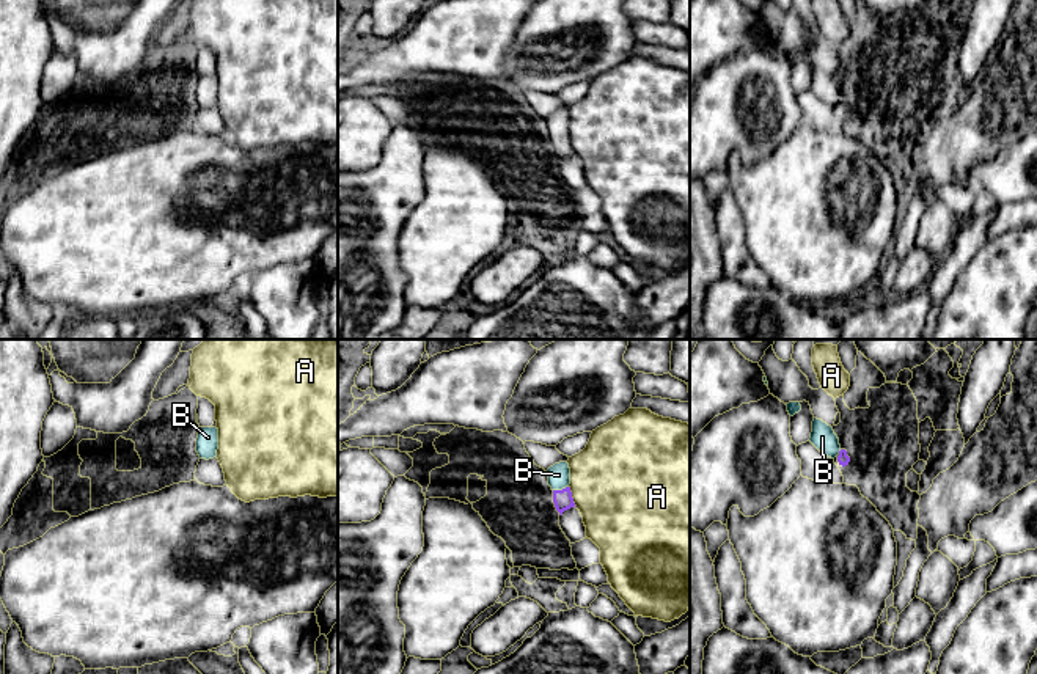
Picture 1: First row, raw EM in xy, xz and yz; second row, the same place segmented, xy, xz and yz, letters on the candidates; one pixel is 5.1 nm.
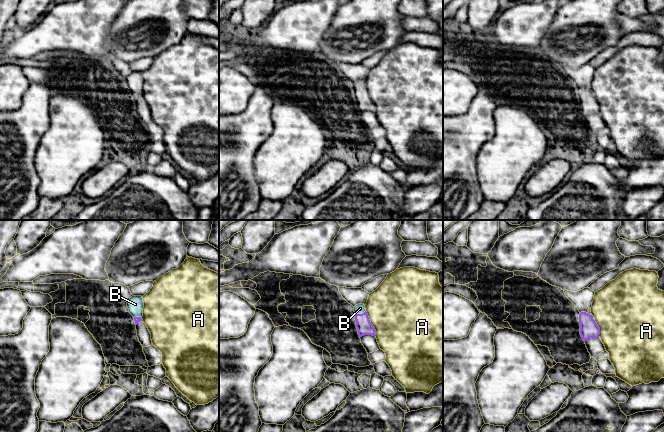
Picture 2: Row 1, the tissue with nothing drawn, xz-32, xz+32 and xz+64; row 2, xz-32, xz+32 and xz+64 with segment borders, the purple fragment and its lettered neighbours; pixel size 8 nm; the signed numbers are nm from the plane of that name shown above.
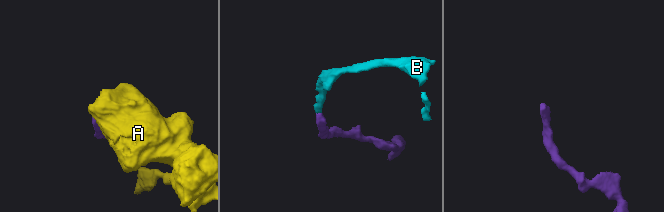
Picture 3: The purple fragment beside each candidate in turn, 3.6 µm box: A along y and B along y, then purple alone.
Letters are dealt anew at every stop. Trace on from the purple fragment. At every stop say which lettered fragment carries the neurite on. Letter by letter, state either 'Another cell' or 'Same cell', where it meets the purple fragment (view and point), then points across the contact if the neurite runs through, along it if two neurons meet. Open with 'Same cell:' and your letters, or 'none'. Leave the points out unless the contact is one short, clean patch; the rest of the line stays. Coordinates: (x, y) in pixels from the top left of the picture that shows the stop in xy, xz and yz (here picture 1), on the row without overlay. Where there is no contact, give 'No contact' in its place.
Same cell: B
A: Another cell. Touches purple at xz (571, 145). Boundary: xz (569, 134), (572, 150), (577, 154)
B: Same cell. Touches purple at xz (560, 139). Path across: xz (563, 148), (560, 139), (558, 123)

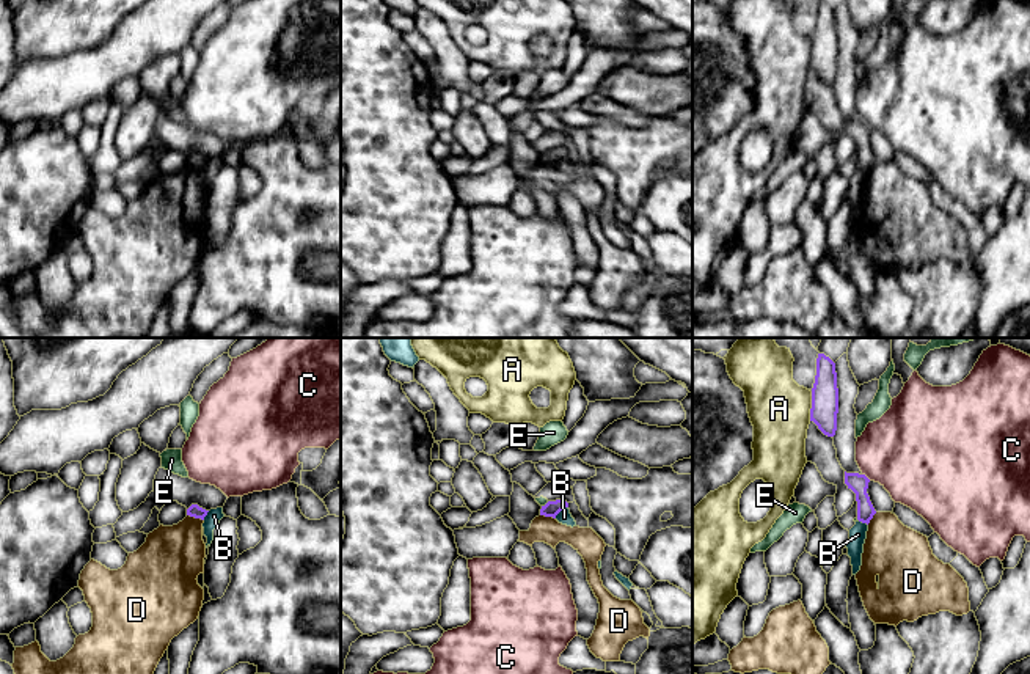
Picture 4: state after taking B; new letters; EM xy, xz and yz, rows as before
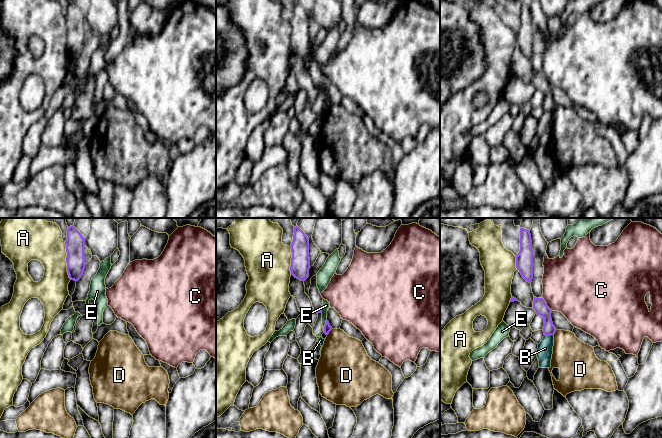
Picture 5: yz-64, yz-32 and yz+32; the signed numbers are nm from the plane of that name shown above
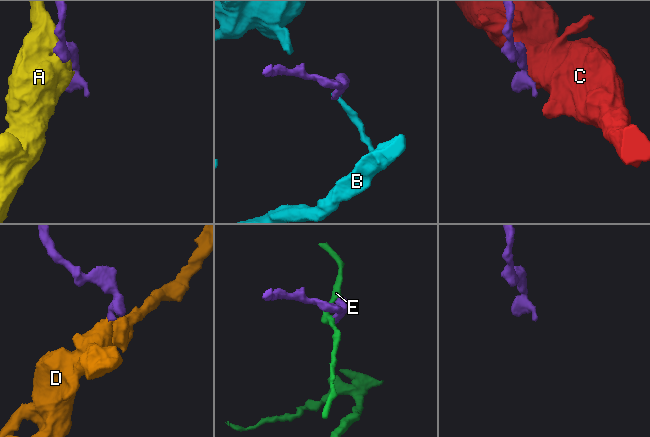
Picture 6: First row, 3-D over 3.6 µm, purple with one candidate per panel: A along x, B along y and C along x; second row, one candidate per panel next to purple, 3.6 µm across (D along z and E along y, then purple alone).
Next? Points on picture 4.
Same cell: none
A: Another cell. Touches purple at yz (812, 54)
B: Another cell. Touches purple at xz (561, 157). Boundary: xz (567, 154), (555, 165)
C: Another cell. Touches purple at yz (865, 124)
D: Another cell. Touches purple at xy (195, 165). Boundary: xy (187, 162), (203, 168)
E: Another cell. Touches purple at xz (547, 151). Boundary: xz (548, 150), (542, 154)

